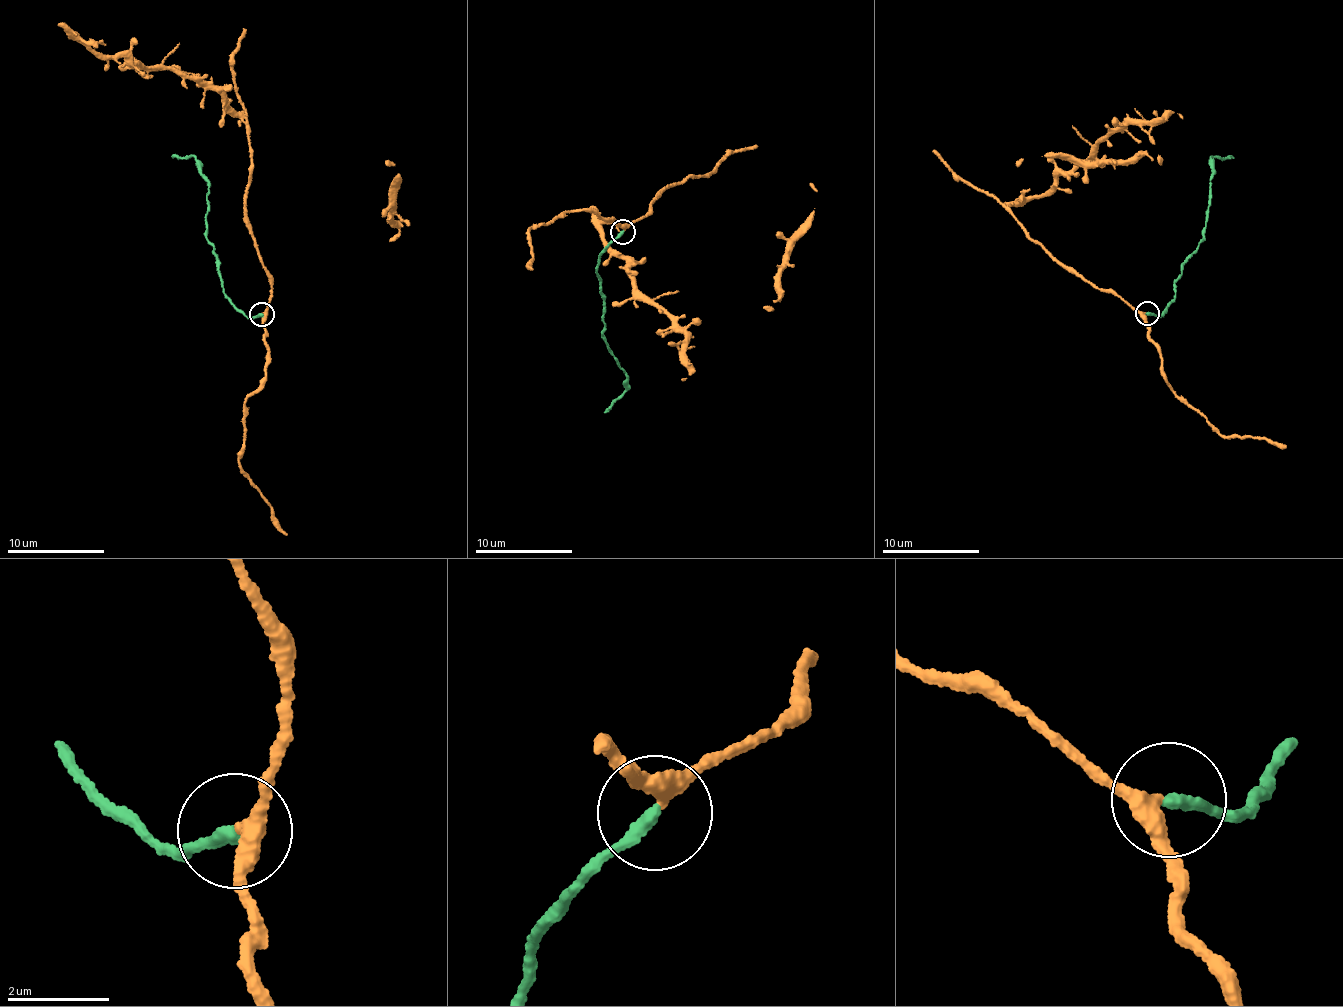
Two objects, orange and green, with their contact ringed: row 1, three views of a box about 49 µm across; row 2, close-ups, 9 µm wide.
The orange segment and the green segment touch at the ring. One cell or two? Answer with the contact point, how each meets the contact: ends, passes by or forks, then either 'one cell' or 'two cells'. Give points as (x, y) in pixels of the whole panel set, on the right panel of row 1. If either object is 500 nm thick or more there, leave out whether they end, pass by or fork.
(1147, 313) | orange passes by | green ends | one cell

